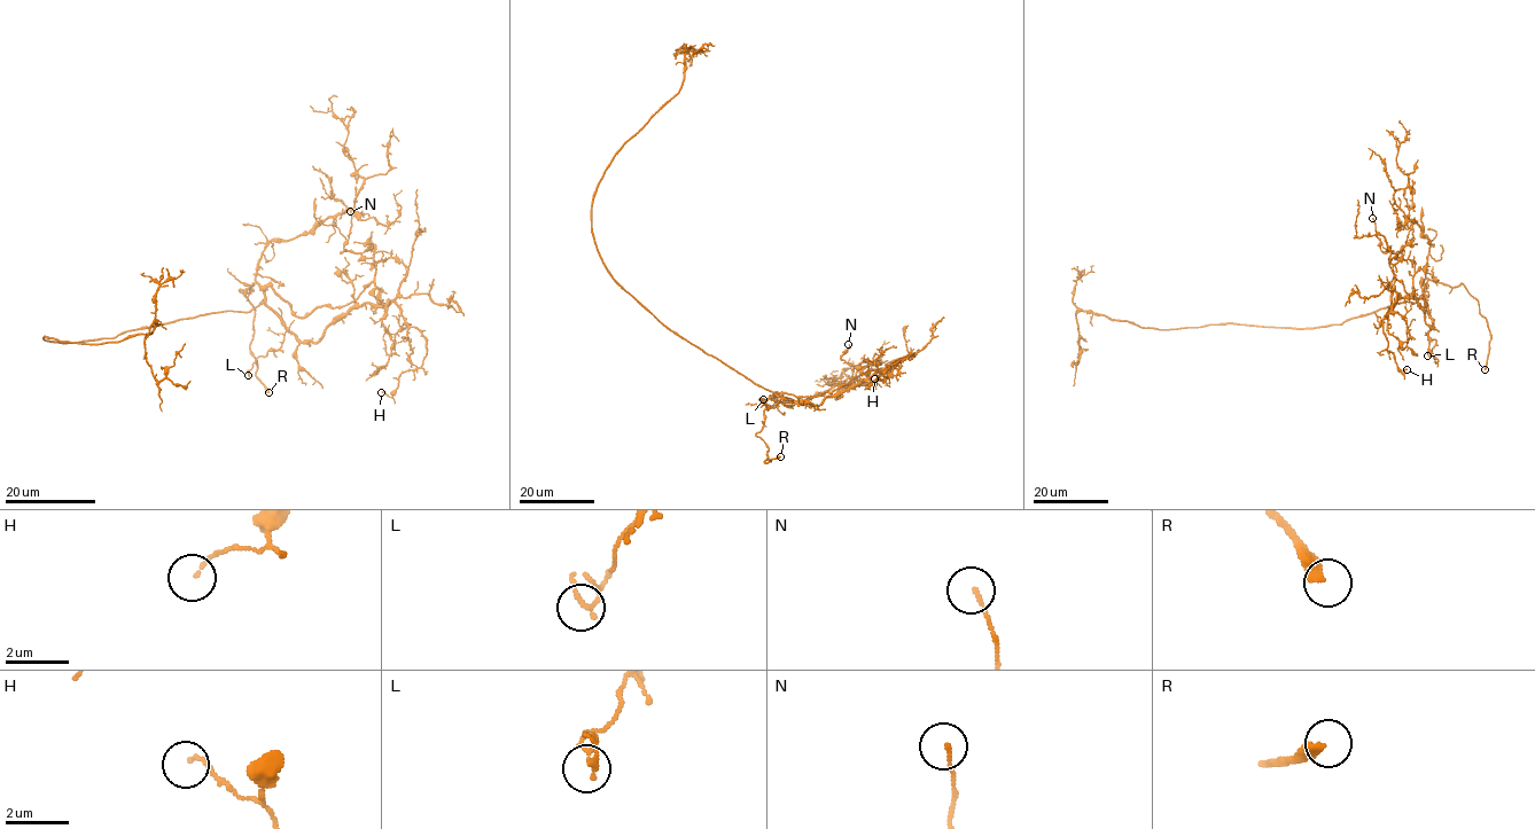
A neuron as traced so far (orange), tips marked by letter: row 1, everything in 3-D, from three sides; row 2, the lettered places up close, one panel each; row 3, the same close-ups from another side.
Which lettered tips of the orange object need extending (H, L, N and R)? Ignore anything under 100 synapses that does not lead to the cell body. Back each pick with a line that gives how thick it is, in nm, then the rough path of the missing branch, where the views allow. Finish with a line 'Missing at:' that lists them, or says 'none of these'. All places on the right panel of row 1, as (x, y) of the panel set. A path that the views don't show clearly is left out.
R: calibre 360 nm; course (1485, 369), (1478, 380), (1479, 403), (1483, 406), (1475, 412), (1478, 424), (1473, 439), (1510, 440)
Missing at: R

